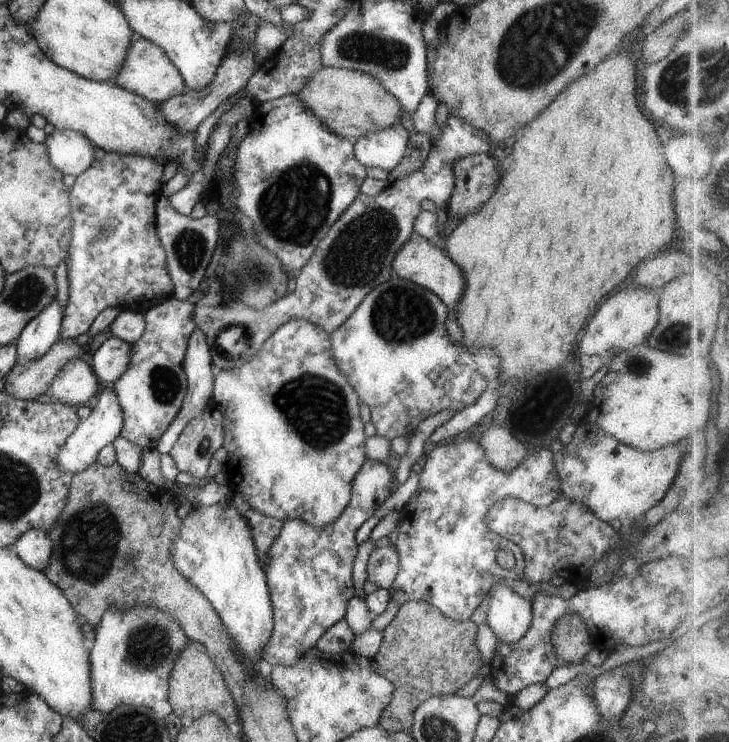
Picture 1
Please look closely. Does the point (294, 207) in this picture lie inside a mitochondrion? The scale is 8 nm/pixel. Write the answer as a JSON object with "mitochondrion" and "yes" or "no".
{"mitochondrion":"yes"}

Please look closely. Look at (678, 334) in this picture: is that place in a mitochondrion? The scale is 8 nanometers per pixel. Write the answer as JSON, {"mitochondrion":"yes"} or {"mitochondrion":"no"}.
{"mitochondrion":"yes"}

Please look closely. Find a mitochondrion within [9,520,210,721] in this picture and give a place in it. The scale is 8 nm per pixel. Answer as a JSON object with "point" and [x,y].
{"point":[150,646]}

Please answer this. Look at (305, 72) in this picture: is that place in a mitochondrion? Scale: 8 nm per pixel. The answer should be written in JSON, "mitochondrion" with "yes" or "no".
{"mitochondrion":"no"}

